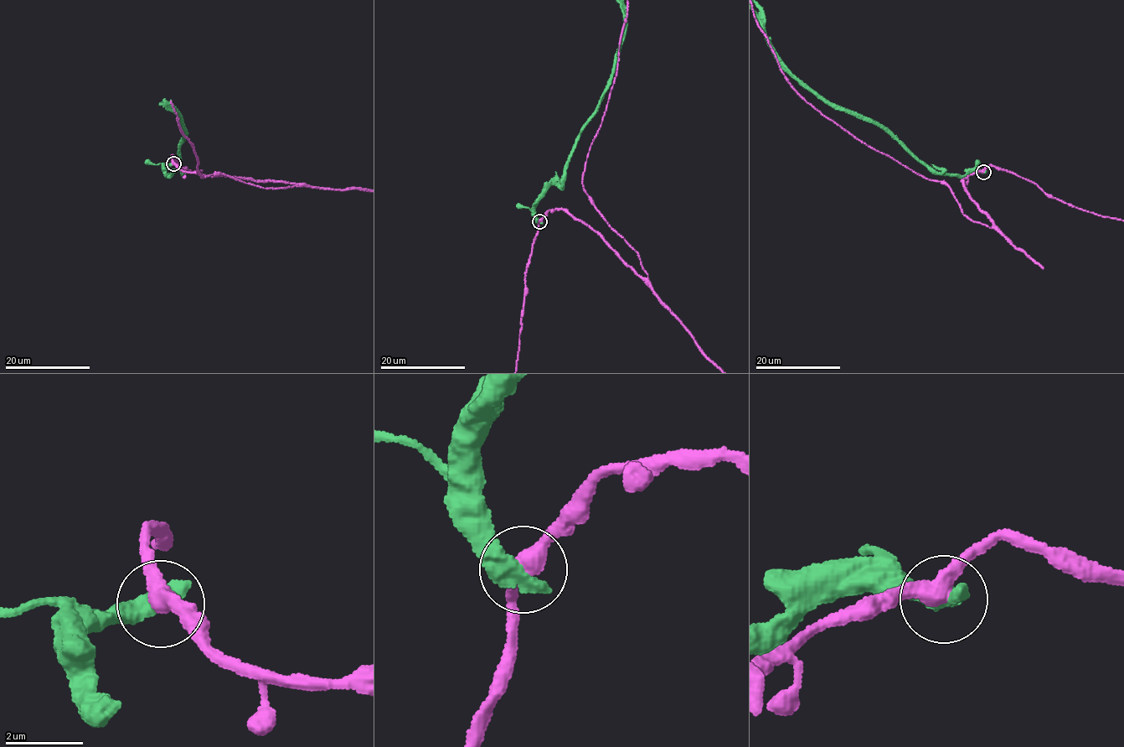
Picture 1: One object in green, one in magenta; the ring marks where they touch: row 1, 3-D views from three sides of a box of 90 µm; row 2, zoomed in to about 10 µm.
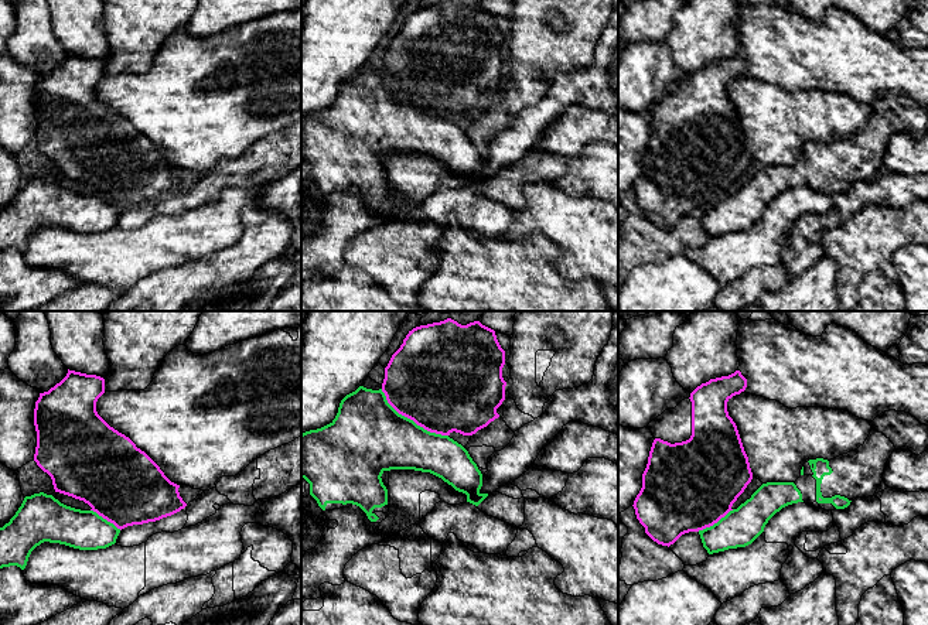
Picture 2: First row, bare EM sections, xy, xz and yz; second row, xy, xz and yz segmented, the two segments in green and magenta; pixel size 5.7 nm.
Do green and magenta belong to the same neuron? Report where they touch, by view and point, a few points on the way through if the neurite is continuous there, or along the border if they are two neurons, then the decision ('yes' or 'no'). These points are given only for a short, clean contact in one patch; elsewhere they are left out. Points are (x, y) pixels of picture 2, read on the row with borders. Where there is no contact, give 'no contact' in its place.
contact xz (412, 420); no

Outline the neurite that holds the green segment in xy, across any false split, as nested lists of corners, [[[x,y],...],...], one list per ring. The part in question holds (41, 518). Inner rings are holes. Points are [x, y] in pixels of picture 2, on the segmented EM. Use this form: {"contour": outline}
{"contour": [[[44,492],[25,496],[16,515],[0,527],[0,568],[25,568],[31,551],[44,542],[79,550],[106,549],[120,533],[93,510],[61,503]]]}

